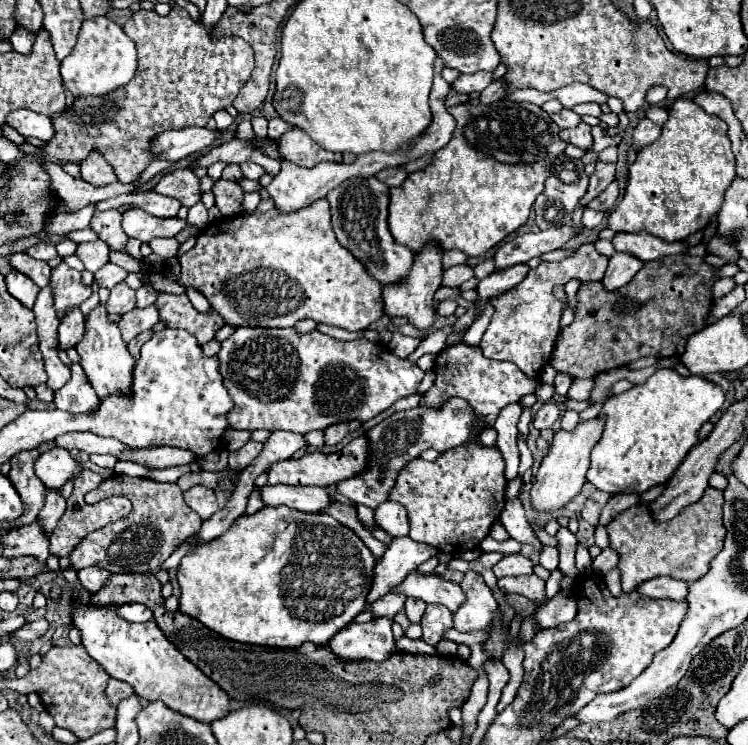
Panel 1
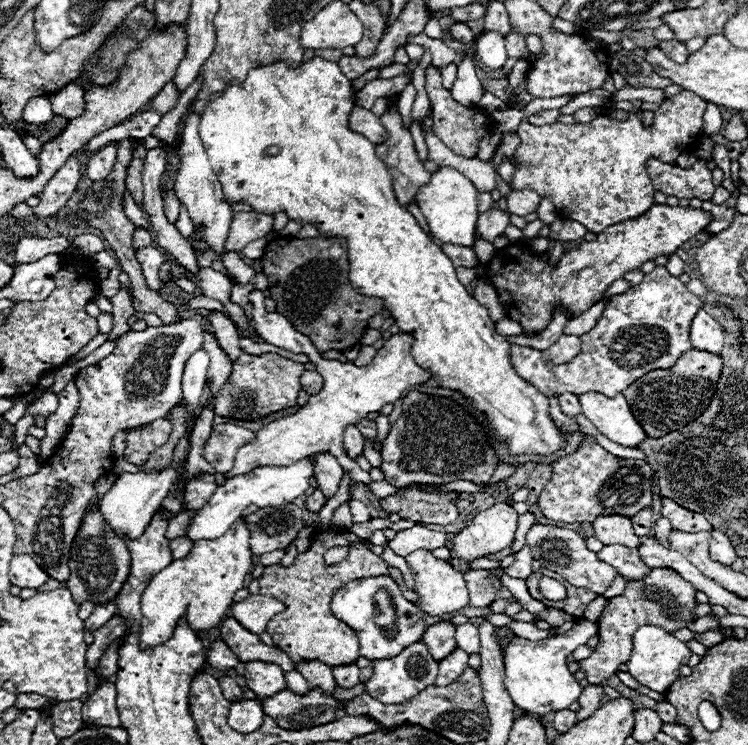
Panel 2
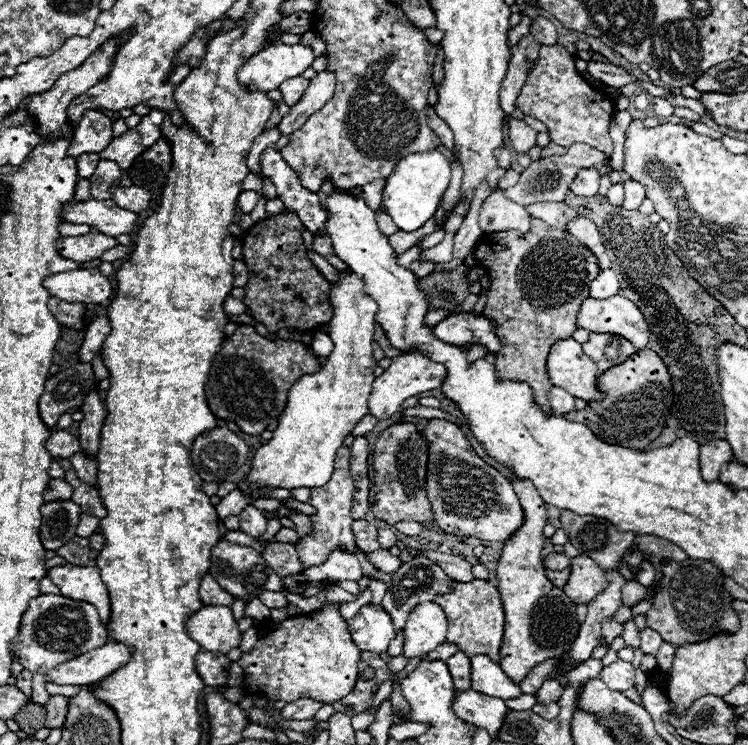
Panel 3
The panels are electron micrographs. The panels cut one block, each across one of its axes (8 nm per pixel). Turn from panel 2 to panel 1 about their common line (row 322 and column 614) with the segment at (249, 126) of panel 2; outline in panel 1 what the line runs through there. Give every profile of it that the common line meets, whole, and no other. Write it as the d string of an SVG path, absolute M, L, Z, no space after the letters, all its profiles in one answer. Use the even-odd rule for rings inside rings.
M658 370L644 384L624 394L612 396L604 406L606 426L602 438L592 448L592 464L586 480L602 492L644 494L664 484L690 448L698 442L698 430L724 404L720 386L702 376L680 376L676 370Z

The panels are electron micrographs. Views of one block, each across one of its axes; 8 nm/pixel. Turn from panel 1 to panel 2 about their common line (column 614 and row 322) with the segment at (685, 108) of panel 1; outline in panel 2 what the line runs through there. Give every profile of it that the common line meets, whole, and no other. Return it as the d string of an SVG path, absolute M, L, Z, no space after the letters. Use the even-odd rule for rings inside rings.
M212 310L210 316L206 316L206 320L208 320L208 328L216 336L220 348L224 348L224 352L228 352L228 358L234 362L242 354L242 350L238 346L240 336L238 336L236 326L218 310Z

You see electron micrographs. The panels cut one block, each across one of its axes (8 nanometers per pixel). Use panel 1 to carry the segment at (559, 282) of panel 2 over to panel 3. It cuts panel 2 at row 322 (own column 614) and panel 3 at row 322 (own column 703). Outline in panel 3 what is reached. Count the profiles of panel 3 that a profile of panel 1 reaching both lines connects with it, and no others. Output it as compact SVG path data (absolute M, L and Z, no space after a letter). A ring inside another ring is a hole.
M538 218L530 220L530 230L524 236L518 230L482 234L478 244L474 246L474 258L476 258L476 264L482 266L486 276L490 278L488 302L486 302L482 314L496 322L496 328L498 328L496 332L498 332L498 338L502 340L502 350L494 356L496 376L502 380L528 382L534 390L536 404L546 414L552 414L550 400L548 400L548 390L552 388L552 384L550 384L548 374L546 374L546 360L548 360L550 348L558 340L570 338L572 332L578 328L576 326L576 314L580 310L582 300L588 298L590 282L596 280L596 276L600 272L598 260L570 232L550 228Z

